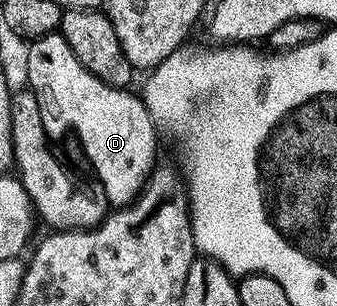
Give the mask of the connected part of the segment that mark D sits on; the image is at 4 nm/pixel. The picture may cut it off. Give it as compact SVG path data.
M62 32L39 37L26 47L26 88L37 99L37 107L41 107L41 123L45 123L48 138L55 139L71 127L92 171L103 184L101 191L107 197L108 206L130 205L142 193L157 165L157 126L142 96L135 94L134 97L127 89L118 89L97 79L73 55Z

